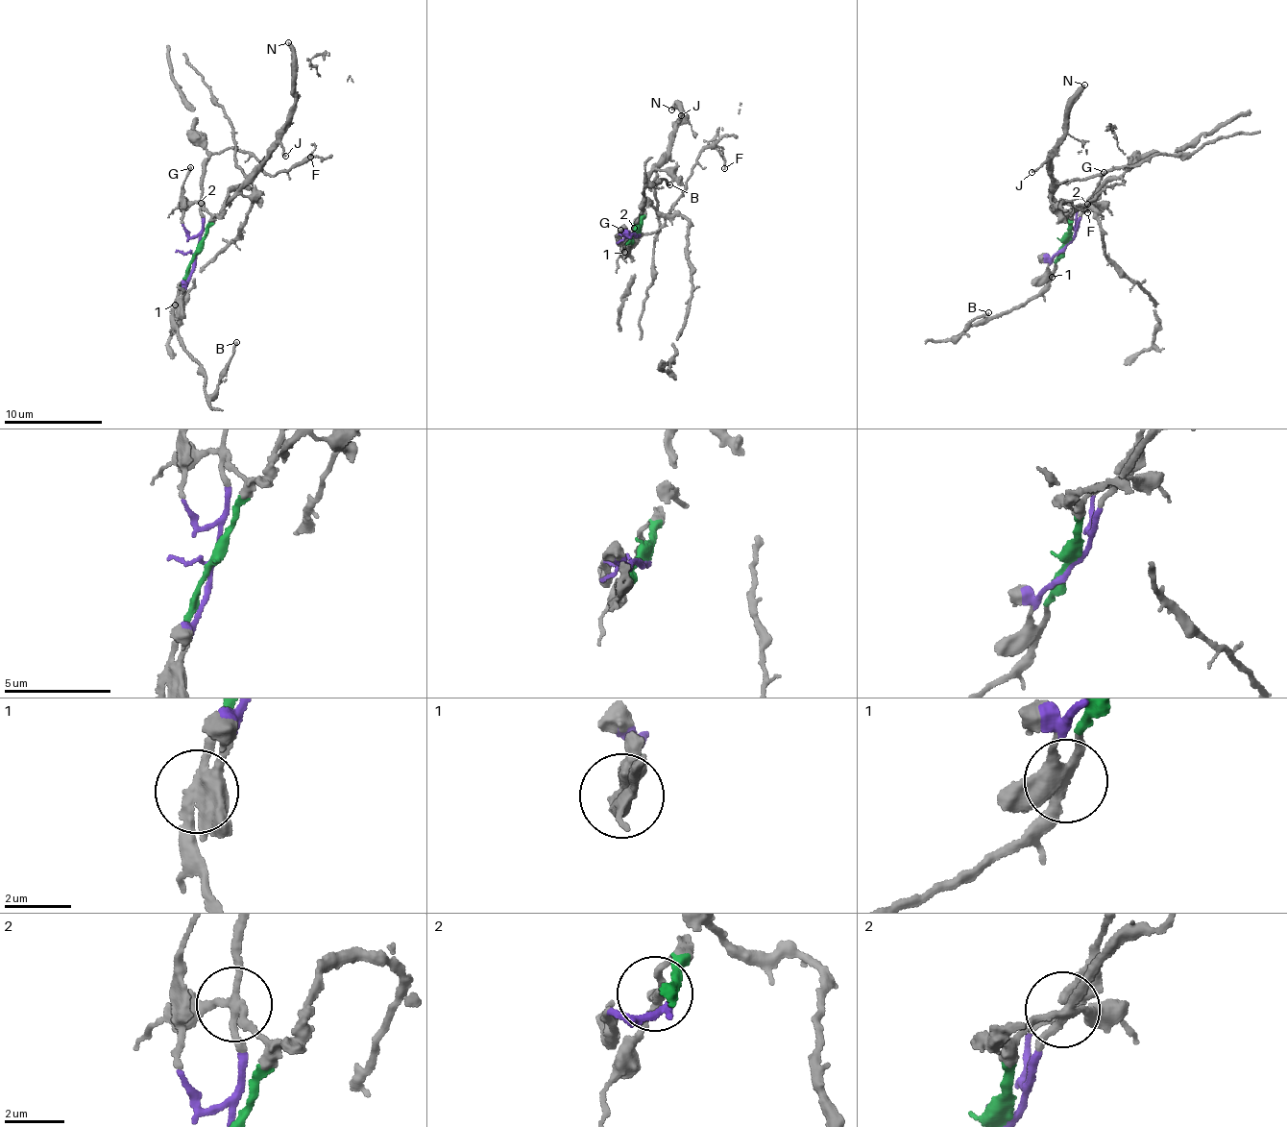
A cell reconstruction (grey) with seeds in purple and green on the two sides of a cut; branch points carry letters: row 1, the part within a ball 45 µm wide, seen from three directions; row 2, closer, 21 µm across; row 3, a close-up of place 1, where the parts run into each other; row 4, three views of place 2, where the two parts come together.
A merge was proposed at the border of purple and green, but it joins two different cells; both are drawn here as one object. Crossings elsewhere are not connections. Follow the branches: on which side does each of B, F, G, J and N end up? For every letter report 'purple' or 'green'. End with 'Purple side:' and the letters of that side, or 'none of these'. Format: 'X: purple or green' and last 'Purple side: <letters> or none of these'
B: green
F: purple
G: purple
J: green
N: green
Purple side: F, G

